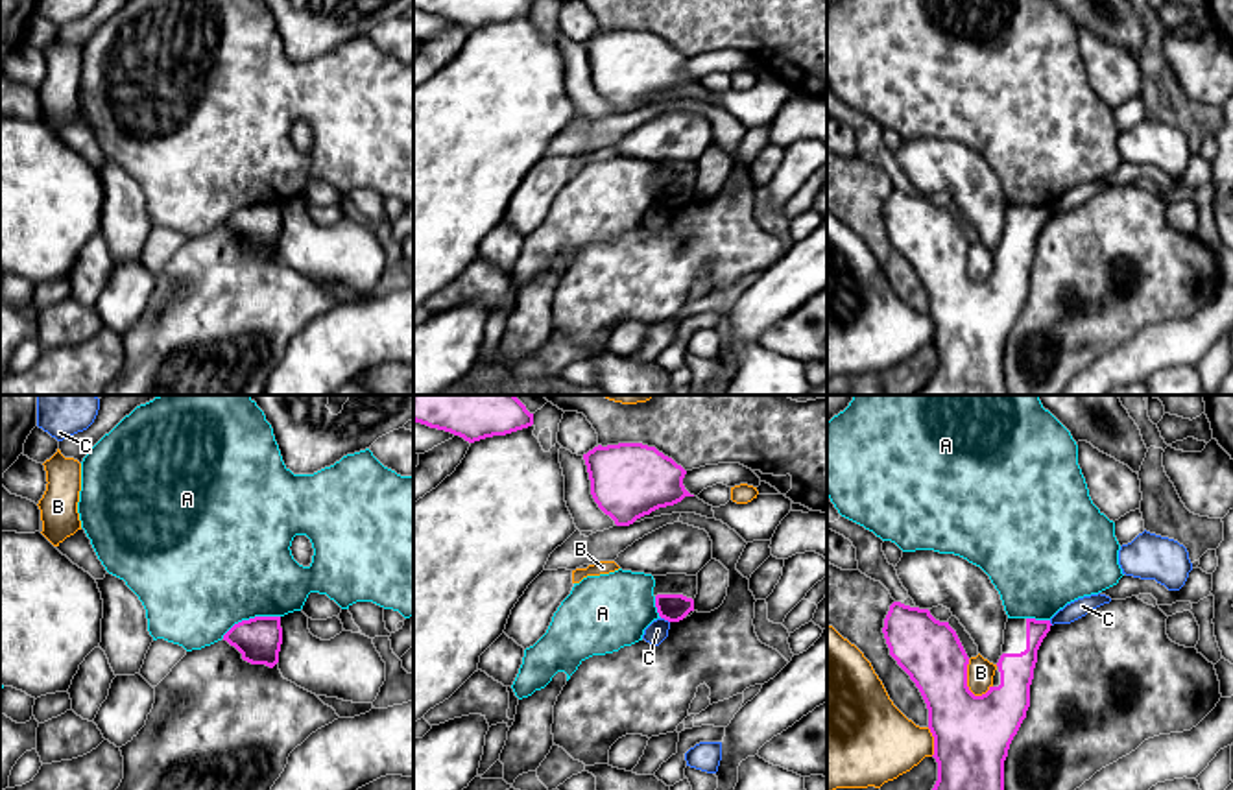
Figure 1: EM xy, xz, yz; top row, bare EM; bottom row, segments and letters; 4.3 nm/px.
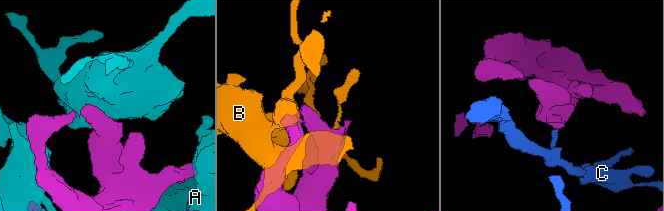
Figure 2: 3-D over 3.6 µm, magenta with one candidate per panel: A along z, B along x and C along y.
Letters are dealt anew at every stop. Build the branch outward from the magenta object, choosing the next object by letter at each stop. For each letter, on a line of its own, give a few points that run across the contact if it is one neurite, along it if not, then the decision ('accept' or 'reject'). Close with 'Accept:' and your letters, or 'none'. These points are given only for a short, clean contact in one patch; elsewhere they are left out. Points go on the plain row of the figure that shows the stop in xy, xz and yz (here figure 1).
A: reject
B: reject
C: line xz (661, 203), (669, 209); reject
Accept: none

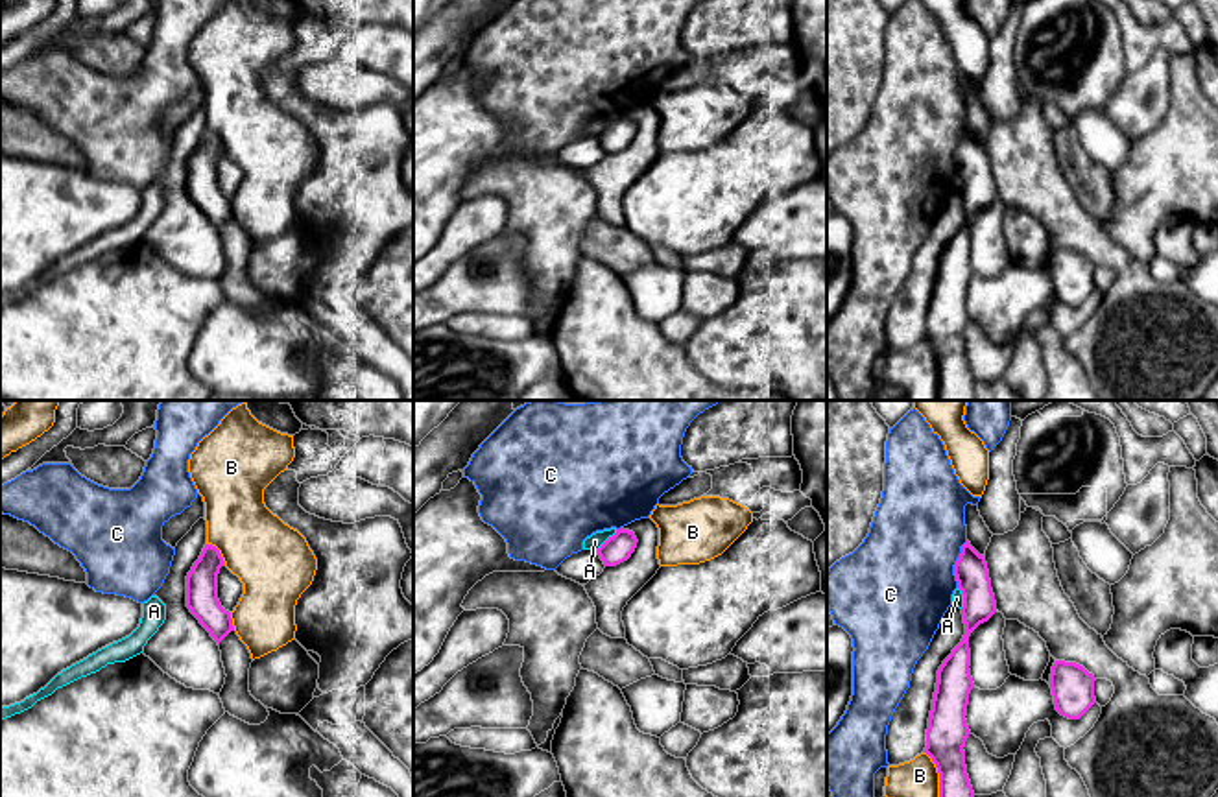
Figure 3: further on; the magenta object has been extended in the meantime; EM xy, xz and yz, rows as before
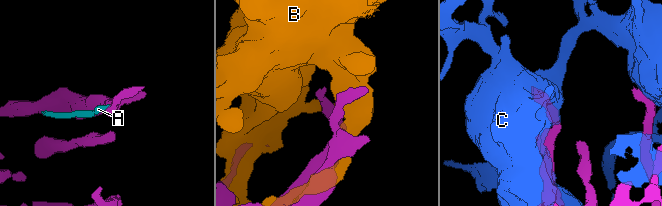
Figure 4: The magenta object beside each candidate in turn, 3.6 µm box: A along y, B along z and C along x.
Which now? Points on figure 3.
A: line xz (617, 117), (597, 137); reject
B: reject
C: reject
Accept: none

